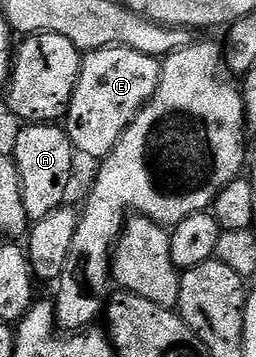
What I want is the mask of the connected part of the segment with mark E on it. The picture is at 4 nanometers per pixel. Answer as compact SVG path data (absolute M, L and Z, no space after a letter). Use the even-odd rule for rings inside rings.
M101 48L98 52L88 52L82 57L82 69L78 75L78 85L70 99L70 109L64 117L64 127L74 144L75 153L104 158L120 142L128 126L138 117L138 111L156 94L162 65L159 57L140 54L131 48Z

